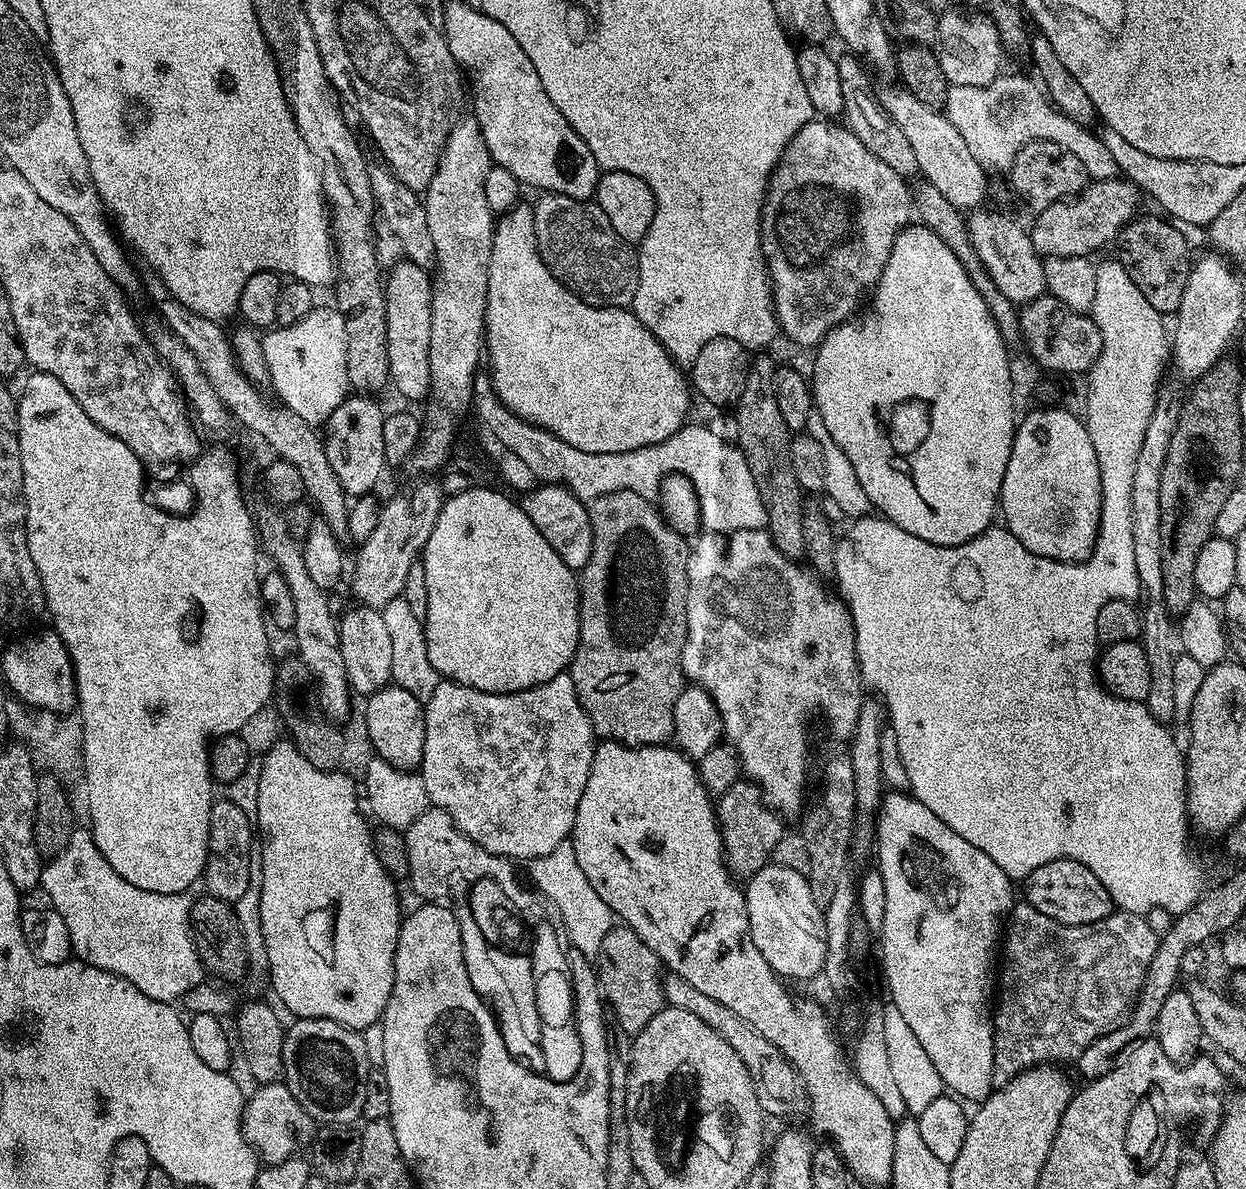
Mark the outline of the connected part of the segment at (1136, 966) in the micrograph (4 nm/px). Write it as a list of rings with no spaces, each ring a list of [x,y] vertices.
[[[1026,902],[1013,903],[1010,909],[1010,915],[1006,920],[1006,939],[1002,944],[1004,969],[1001,970],[1000,976],[998,972],[998,996],[1000,992],[1000,1001],[995,1001],[994,1015],[992,1017],[992,1037],[994,1038],[993,1085],[1008,1084],[1020,1072],[1024,1072],[1028,1068],[1056,1066],[1064,1062],[1060,1060],[1068,1060],[1068,1062],[1075,1061],[1076,1057],[1080,1055],[1080,1052],[1086,1050],[1086,1046],[1090,1046],[1098,1038],[1102,1038],[1106,1034],[1118,1030],[1127,1022],[1128,1016],[1132,1013],[1132,1008],[1136,1004],[1138,994],[1142,990],[1142,982],[1146,978],[1146,970],[1150,966],[1150,958],[1154,958],[1154,950],[1158,943],[1158,932],[1155,932],[1144,920],[1147,919],[1139,912],[1114,910],[1106,918],[1102,918],[1098,922],[1090,922],[1089,924],[1063,924],[1054,918],[1046,918],[1046,914],[1042,914],[1042,910],[1034,910],[1034,906],[1030,906]]]

